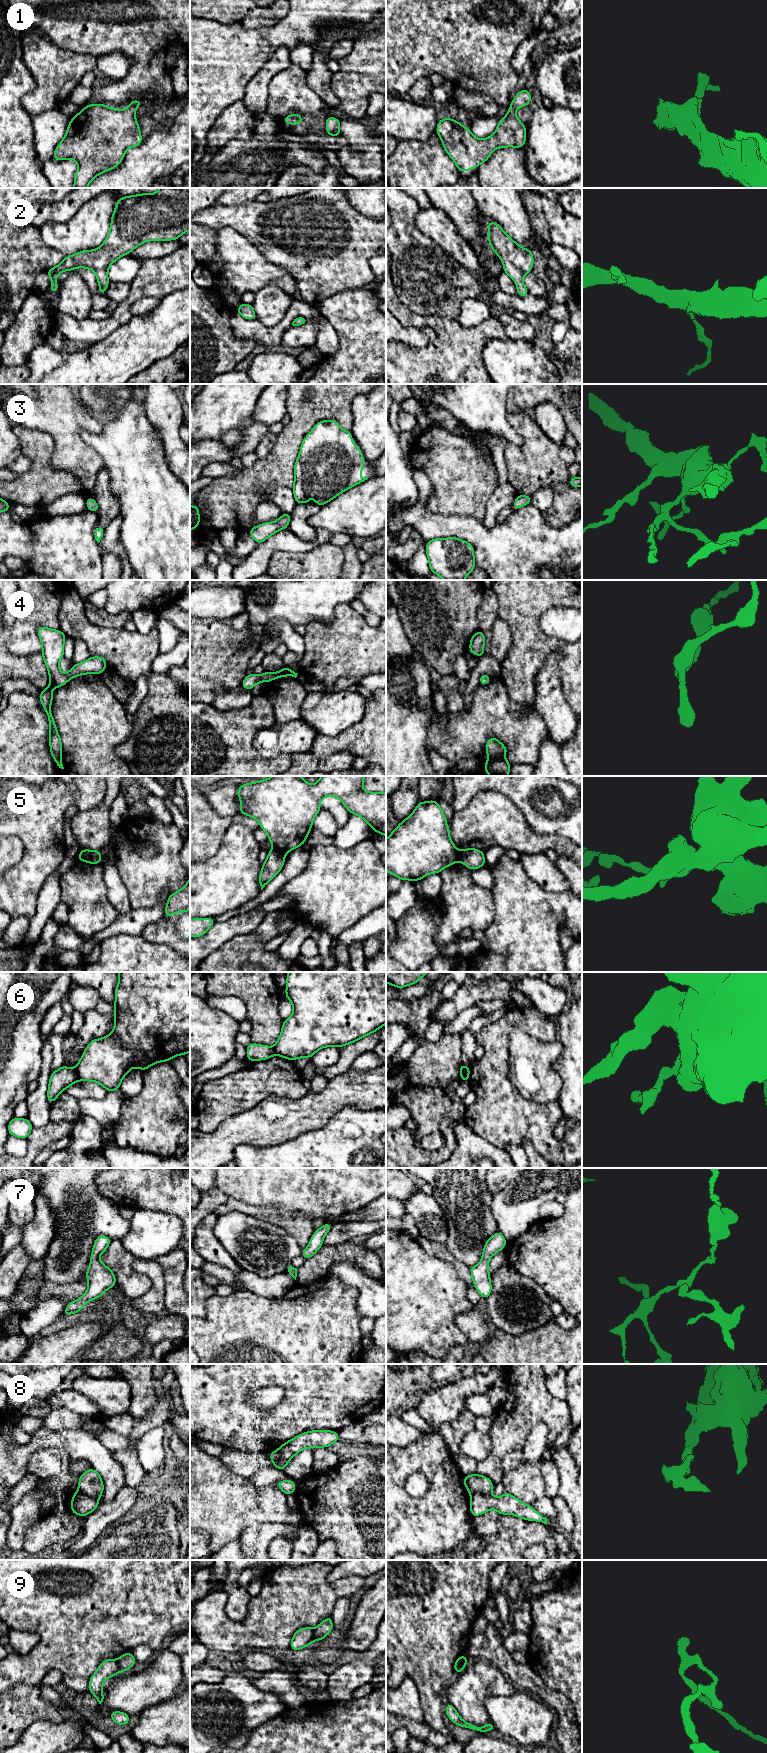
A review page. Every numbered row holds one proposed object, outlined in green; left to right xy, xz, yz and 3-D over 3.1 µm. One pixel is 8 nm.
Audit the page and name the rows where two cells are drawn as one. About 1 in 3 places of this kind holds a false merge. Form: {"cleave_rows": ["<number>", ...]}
{"cleave_rows": ["5", "6", "8", "9"]}

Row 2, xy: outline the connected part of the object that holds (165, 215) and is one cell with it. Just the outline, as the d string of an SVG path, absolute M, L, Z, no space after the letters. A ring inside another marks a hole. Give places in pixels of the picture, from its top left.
M160 188L153 194L137 194L120 197L111 217L110 231L103 244L95 250L83 250L65 256L62 262L45 271L51 279L49 290L58 293L56 277L63 271L71 271L78 267L88 268L95 272L99 284L99 294L105 295L108 288L108 268L117 259L129 254L136 247L147 241L178 240L190 230L190 188Z

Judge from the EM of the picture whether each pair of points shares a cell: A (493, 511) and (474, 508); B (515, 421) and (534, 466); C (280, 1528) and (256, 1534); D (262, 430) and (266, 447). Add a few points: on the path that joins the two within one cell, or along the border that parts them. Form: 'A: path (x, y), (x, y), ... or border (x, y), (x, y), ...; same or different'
A: border (495, 489), (486, 503), (485, 515), (481, 519); different
B: path (526, 432), (534, 440), (534, 455); same
C: path (274, 1530), (262, 1534); same
D: border (270, 432), (262, 438), (254, 451); different

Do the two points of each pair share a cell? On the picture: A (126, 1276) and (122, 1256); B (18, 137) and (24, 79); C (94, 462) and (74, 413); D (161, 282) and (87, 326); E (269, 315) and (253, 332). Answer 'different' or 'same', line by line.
A: same
B: same
C: same
D: same
E: different

